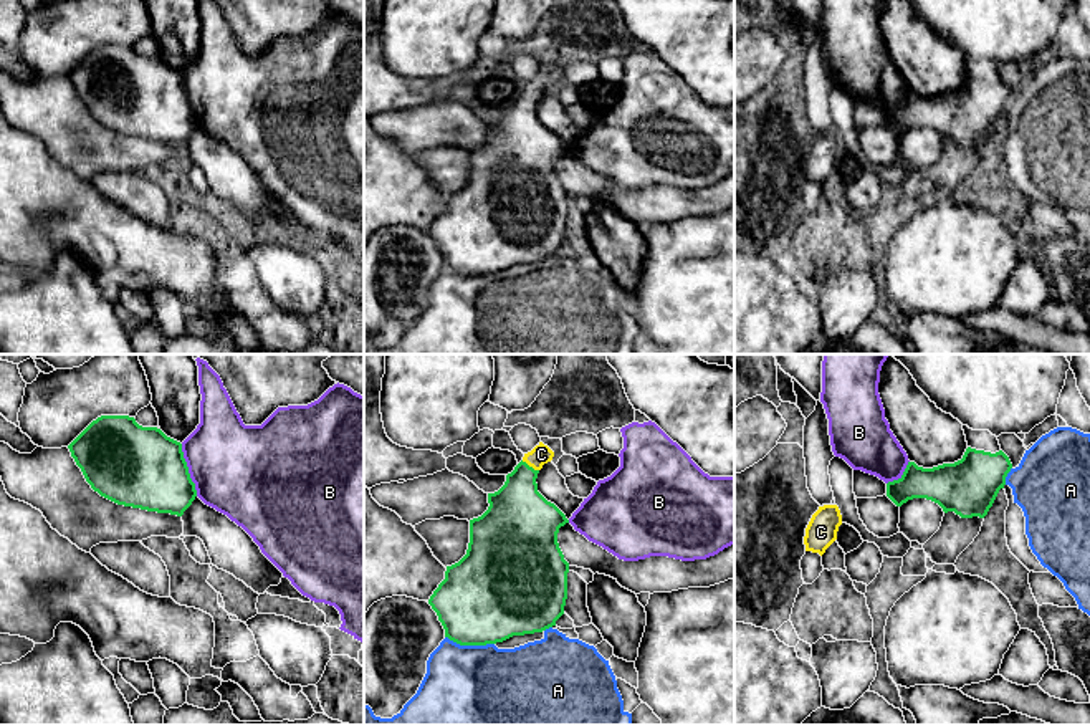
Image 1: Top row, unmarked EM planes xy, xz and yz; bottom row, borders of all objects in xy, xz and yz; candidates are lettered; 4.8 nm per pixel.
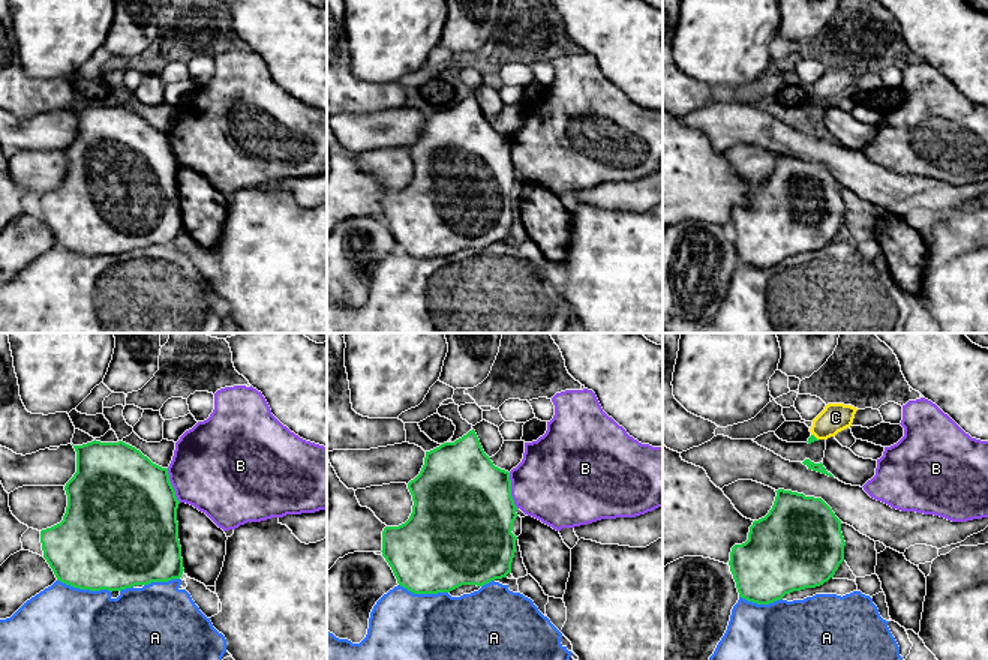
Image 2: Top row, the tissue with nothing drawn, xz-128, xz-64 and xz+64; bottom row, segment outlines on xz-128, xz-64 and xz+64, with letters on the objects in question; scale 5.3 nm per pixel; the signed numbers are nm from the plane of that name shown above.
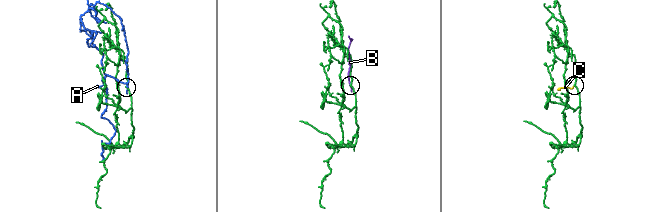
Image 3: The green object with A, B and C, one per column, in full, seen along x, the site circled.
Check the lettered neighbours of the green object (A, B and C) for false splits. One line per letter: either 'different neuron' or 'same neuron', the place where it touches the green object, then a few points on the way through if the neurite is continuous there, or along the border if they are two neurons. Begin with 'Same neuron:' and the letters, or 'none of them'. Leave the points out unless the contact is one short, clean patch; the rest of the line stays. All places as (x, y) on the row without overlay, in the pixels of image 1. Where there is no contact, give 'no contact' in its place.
Same neuron: C
A: different neuron | xz (470, 273)
B: different neuron | xy (187, 100) | along xy (181, 73), (197, 124)
C: same neuron | xz (528, 95) | across xz (518, 144), (520, 113), (528, 95), (541, 83)

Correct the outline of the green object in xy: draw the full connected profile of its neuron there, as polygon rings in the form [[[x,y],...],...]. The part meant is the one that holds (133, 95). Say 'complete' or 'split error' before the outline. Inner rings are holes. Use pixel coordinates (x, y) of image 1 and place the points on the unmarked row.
complete; [[[101,45],[68,78],[91,118],[117,134],[182,146],[197,126],[195,113],[184,88],[182,73],[167,66],[157,56],[139,55],[134,46]]]

